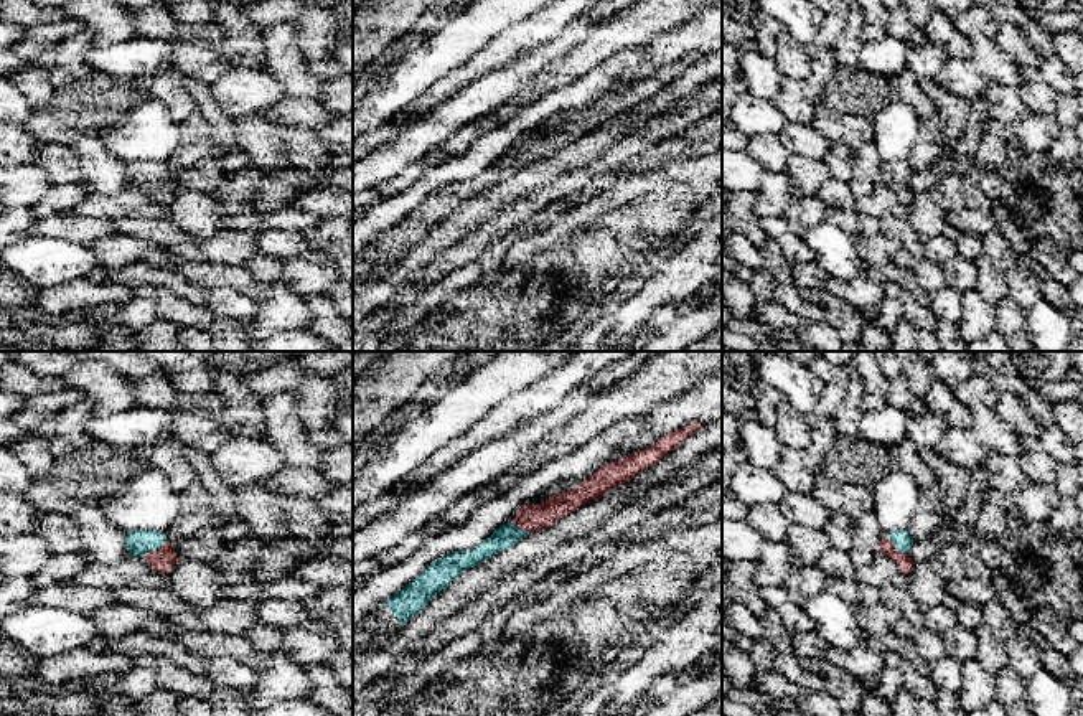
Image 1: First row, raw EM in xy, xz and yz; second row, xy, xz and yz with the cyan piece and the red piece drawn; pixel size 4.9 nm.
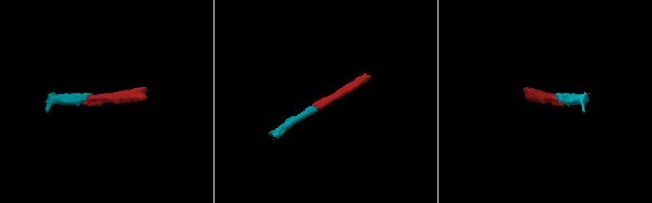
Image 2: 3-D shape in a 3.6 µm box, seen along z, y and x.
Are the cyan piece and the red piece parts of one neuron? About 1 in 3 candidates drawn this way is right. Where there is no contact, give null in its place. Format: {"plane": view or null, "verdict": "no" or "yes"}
{"plane": "yz", "verdict": "yes"}

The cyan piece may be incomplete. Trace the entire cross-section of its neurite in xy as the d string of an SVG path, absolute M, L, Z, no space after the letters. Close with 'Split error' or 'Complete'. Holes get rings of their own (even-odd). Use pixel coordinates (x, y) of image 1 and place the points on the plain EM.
M134 160L125 167L129 185L143 188L155 201L170 203L181 190L173 181L175 173L166 173L165 165L153 160Z. Split error

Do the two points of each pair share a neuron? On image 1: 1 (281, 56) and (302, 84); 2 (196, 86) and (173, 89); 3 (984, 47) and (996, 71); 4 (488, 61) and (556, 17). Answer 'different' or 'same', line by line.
1: same
2: different
3: same
4: same

